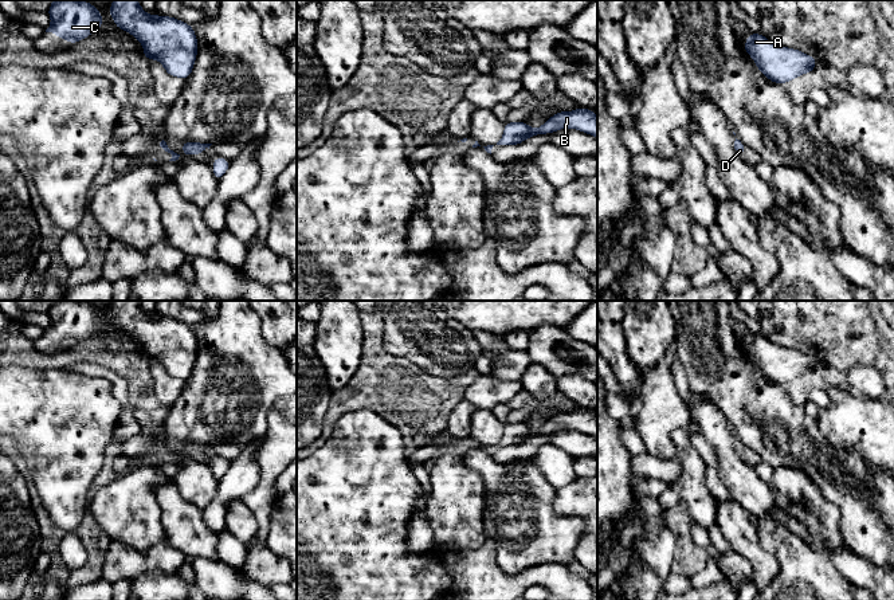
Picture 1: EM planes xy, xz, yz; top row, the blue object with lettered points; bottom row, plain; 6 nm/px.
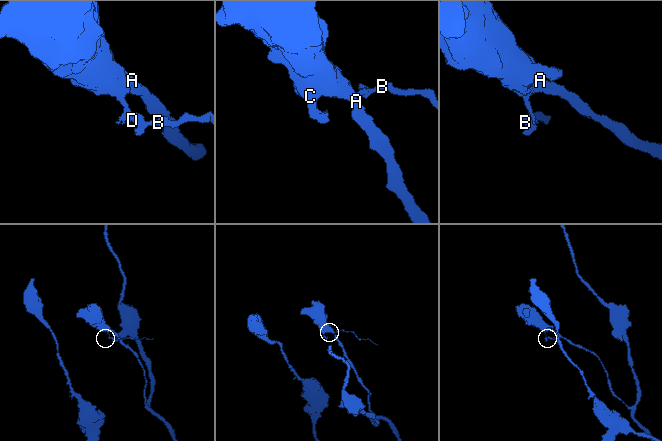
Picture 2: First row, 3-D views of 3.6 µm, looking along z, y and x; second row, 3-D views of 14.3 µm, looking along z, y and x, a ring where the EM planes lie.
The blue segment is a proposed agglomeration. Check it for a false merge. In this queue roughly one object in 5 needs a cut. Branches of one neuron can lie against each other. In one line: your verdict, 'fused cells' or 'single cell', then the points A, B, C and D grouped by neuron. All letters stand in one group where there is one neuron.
single cell; groups A B C D

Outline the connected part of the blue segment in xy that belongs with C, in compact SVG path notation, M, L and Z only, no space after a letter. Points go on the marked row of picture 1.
M52 0L47 13L51 17L51 26L46 32L52 32L71 44L103 26L98 8L87 1Z

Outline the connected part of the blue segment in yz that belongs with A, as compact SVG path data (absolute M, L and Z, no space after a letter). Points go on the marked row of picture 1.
M749 34L745 52L750 55L760 72L780 85L815 70L816 58L795 48L777 46L761 34Z

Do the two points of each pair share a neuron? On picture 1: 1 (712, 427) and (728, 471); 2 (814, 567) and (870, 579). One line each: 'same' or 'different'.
1: same
2: different

